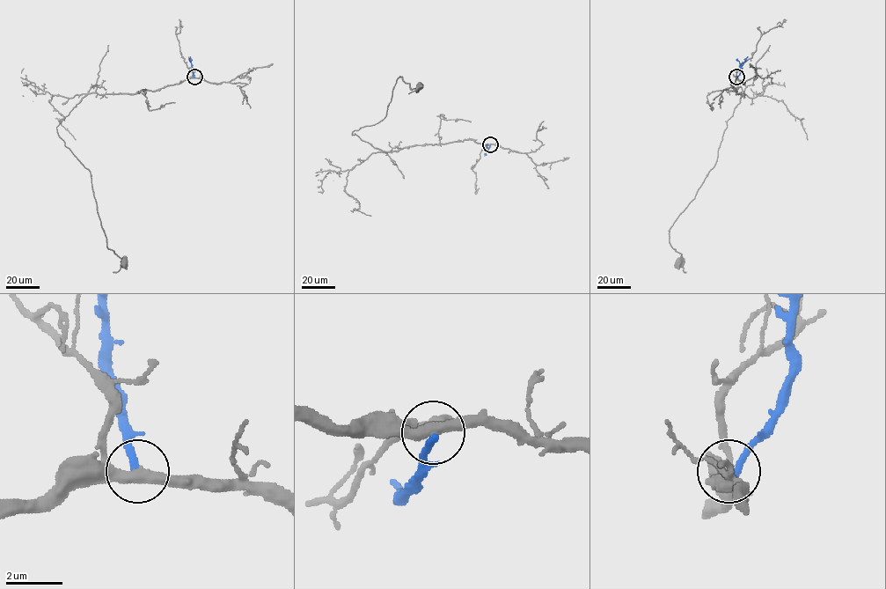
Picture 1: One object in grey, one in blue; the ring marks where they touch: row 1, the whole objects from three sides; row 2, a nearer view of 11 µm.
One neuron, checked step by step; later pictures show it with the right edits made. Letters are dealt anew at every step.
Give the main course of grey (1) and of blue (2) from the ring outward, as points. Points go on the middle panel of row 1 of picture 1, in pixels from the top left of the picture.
1: (490, 144), (464, 139), (382, 151), (352, 134), (385, 117), (399, 77), (411, 89), (420, 86)
2: (490, 144), (486, 155)

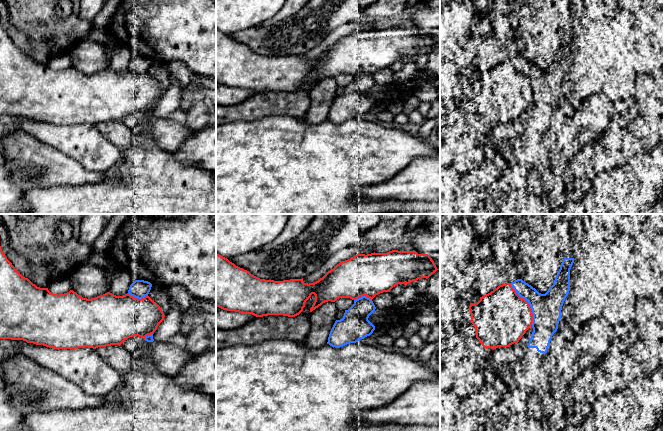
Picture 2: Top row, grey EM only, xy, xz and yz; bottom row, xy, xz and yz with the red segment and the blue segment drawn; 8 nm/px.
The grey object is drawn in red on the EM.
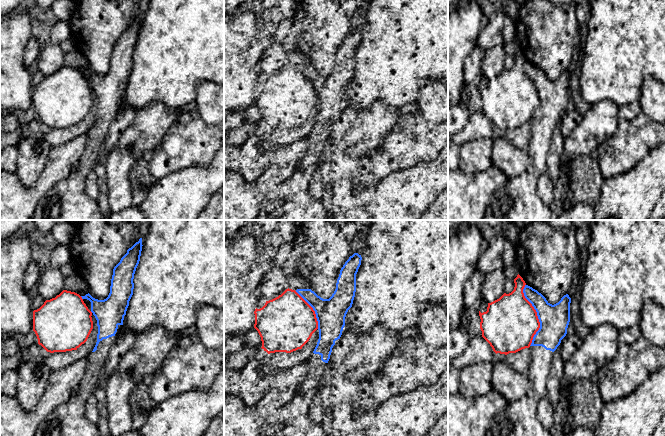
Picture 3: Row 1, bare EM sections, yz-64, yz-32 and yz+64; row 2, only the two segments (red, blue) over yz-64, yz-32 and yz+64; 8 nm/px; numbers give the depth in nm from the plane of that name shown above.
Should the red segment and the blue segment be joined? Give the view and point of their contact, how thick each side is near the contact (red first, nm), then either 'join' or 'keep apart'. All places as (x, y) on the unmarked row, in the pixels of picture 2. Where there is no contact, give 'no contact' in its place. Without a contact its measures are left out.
contact yz (528, 80); calibres 440 and 240 nm; keep apart

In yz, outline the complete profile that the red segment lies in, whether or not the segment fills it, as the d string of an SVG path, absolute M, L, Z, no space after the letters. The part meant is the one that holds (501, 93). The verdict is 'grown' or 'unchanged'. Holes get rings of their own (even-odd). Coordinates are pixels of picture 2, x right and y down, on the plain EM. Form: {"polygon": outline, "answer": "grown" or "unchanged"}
{"polygon": "M511 59L499 61L477 79L470 79L469 86L476 114L486 125L518 119L533 99L528 77L516 69Z", "answer": "unchanged"}

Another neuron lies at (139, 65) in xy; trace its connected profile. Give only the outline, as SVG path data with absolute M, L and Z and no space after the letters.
M135 56L129 63L128 69L138 75L147 72L151 66L152 60L144 56Z

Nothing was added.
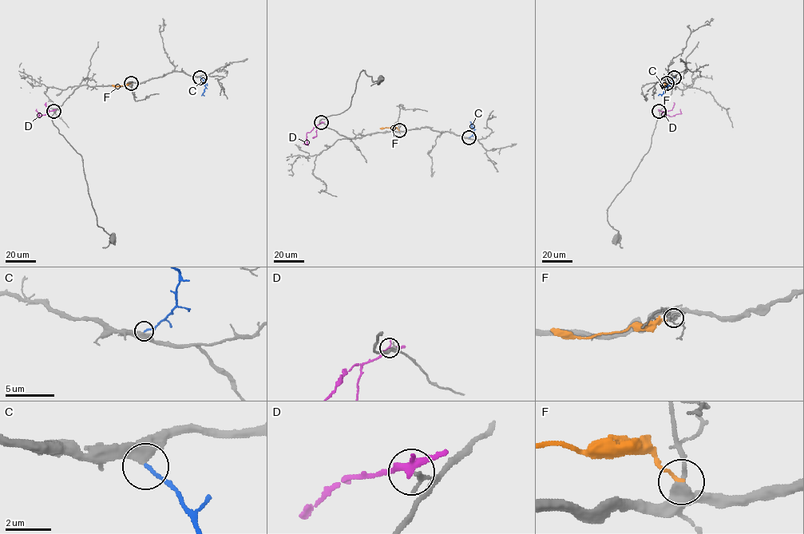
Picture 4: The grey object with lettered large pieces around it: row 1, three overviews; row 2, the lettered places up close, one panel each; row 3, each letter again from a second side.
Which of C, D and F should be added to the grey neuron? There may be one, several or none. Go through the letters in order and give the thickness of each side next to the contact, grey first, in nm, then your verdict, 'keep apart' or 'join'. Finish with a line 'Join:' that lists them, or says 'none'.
C: 400/150 nm | join
D: 150/300 nm | keep apart
F: 380/130 nm | keep apart
Join: C

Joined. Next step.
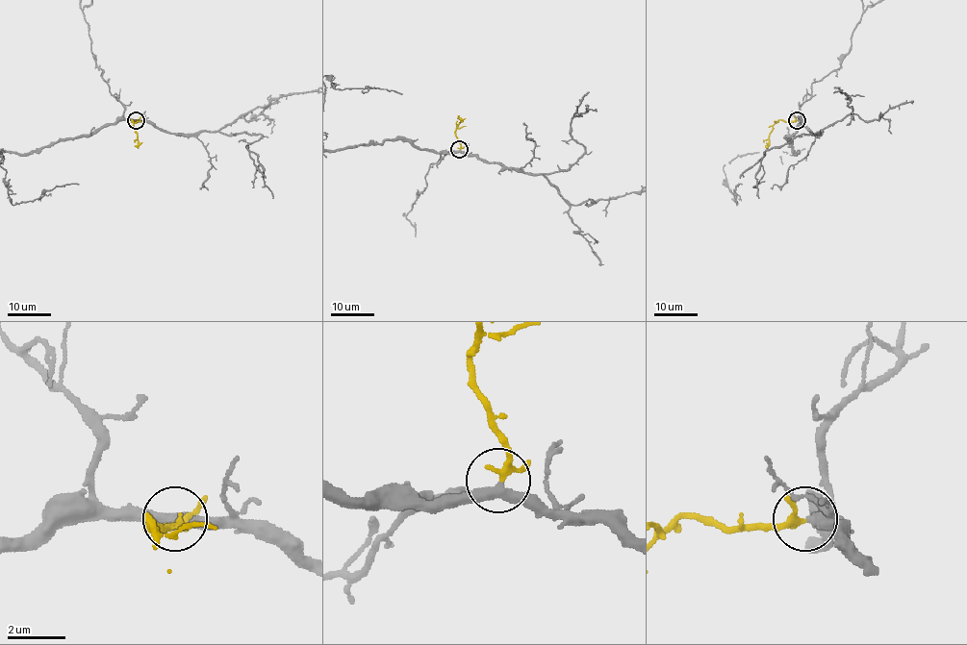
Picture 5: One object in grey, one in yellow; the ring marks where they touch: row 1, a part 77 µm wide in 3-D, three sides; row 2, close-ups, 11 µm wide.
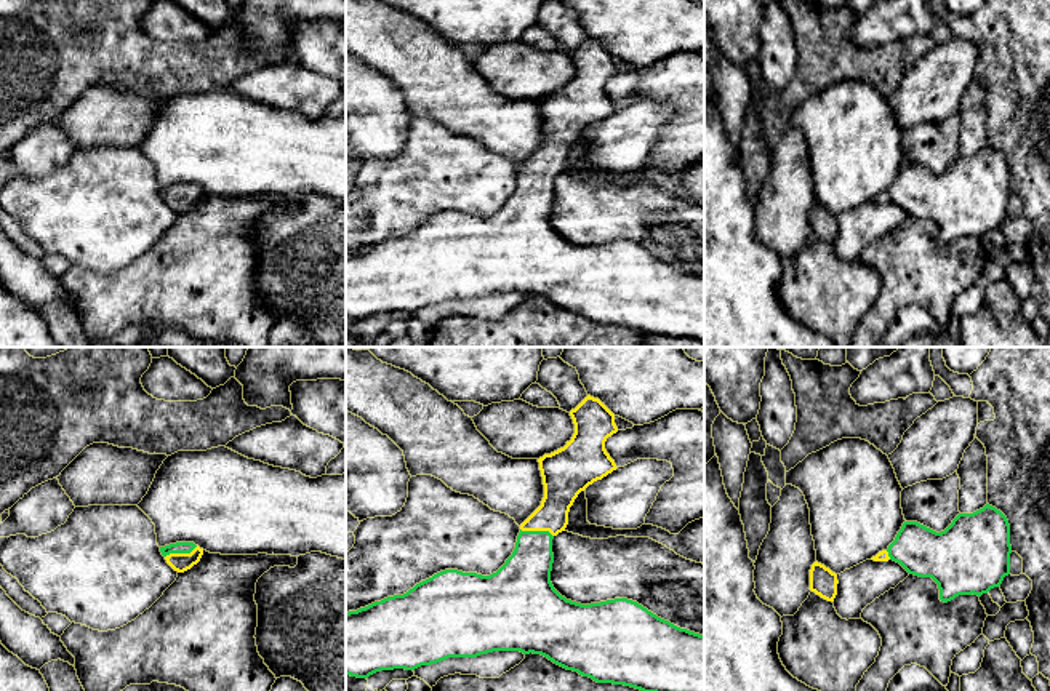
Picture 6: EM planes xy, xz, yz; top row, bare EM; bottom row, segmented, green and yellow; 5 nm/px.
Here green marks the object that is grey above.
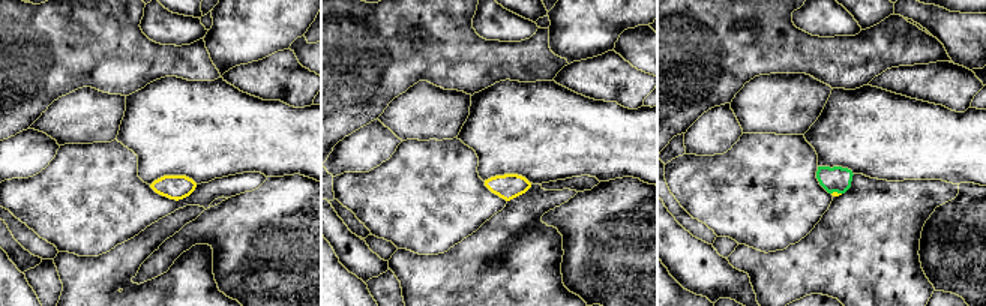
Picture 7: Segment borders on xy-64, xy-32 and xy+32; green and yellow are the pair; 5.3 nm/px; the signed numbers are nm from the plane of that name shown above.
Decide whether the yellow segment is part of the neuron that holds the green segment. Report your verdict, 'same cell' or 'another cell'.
same cell

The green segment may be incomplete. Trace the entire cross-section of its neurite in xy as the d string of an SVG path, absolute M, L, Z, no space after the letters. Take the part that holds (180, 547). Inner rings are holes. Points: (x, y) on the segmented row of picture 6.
M176 542L160 547L166 563L178 573L184 573L197 565L203 555L203 549L194 542Z

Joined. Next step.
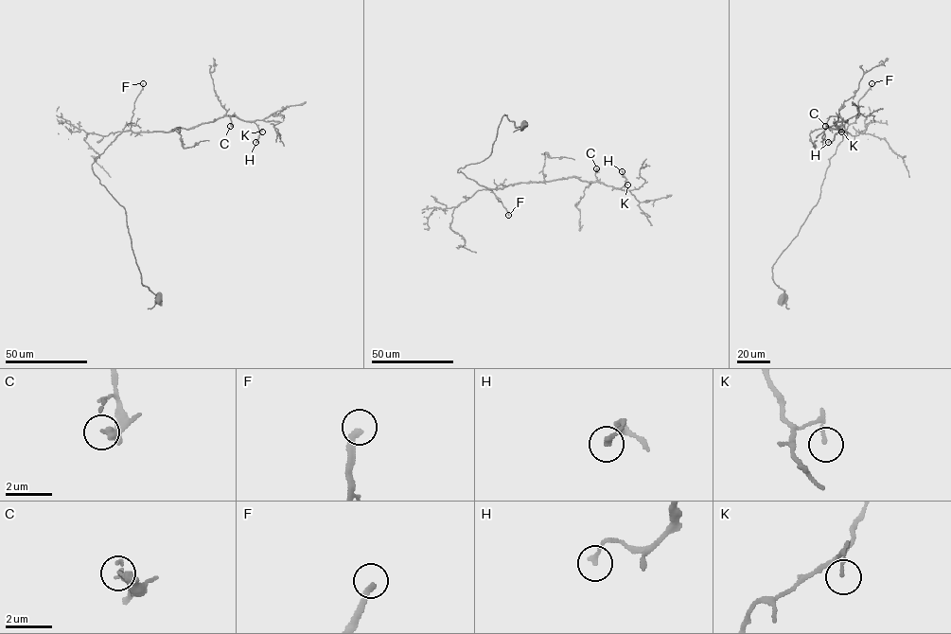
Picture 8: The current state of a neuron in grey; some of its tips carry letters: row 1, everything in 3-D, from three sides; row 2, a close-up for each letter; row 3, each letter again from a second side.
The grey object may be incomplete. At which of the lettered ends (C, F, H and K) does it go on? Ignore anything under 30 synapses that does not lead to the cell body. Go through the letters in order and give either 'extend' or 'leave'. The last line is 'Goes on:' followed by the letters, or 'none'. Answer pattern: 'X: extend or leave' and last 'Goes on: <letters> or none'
C: leave
F: extend
H: leave
K: leave
Goes on: F

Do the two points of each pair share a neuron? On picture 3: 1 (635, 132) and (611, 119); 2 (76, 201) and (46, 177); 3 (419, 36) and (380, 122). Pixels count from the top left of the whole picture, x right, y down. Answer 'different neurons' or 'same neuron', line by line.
1: different neurons
2: different neurons
3: different neurons

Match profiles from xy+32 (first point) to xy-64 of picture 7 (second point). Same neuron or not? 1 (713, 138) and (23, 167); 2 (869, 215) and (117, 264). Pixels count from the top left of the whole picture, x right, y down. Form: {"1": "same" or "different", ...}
{"1": "same", "2": "same"}

